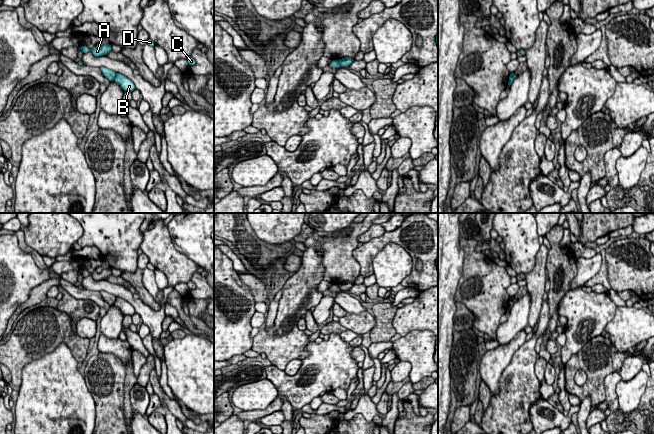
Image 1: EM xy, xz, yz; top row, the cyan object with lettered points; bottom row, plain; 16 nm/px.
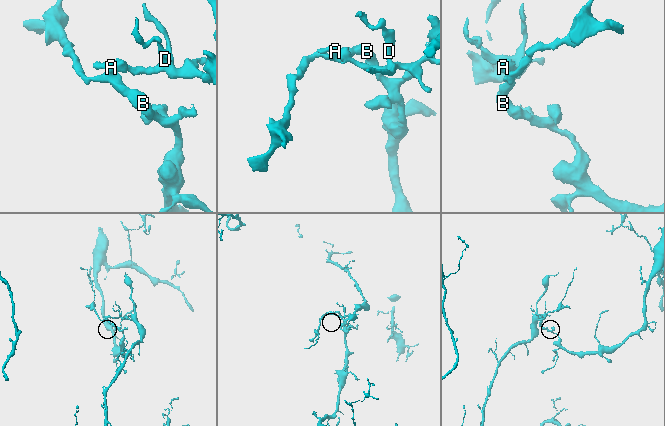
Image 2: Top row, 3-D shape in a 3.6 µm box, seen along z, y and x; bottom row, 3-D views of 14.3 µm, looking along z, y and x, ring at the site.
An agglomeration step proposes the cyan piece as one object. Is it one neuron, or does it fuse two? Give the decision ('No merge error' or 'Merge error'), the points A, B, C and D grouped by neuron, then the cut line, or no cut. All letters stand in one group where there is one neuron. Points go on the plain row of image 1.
Merge error. Groups: A C D / B. Split along xy (117, 297), (113, 303)

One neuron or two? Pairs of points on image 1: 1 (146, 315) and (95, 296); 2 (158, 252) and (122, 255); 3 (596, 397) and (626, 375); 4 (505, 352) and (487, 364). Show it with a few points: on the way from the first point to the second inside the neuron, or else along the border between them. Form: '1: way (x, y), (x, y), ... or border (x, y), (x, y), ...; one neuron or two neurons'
1: border (82, 289), (99, 292); two neurons
2: border (143, 232), (143, 240), (139, 247); two neurons
3: border (638, 357), (629, 355), (624, 360), (619, 371); two neurons
4: way (501, 356), (491, 364); one neuron

